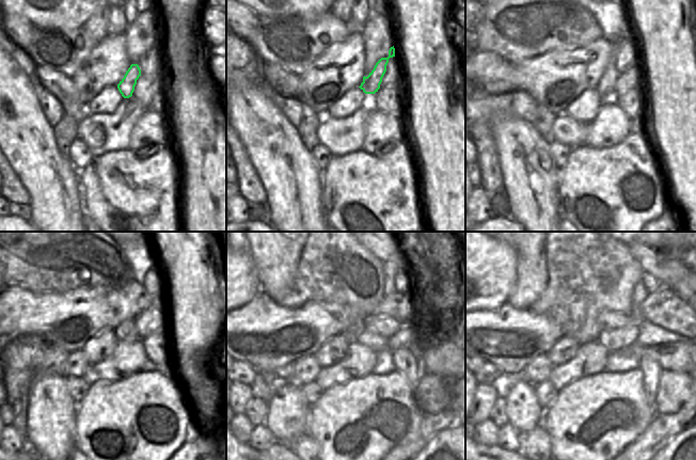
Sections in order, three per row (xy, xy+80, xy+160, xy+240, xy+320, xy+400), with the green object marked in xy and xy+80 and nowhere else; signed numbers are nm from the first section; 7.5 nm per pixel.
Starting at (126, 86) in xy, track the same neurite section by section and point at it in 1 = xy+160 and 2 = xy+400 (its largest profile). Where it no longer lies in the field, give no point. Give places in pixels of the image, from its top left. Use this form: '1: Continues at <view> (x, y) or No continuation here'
1: Continues at xy+160 (628, 52)
2: Continues at xy+400 (651, 283).

